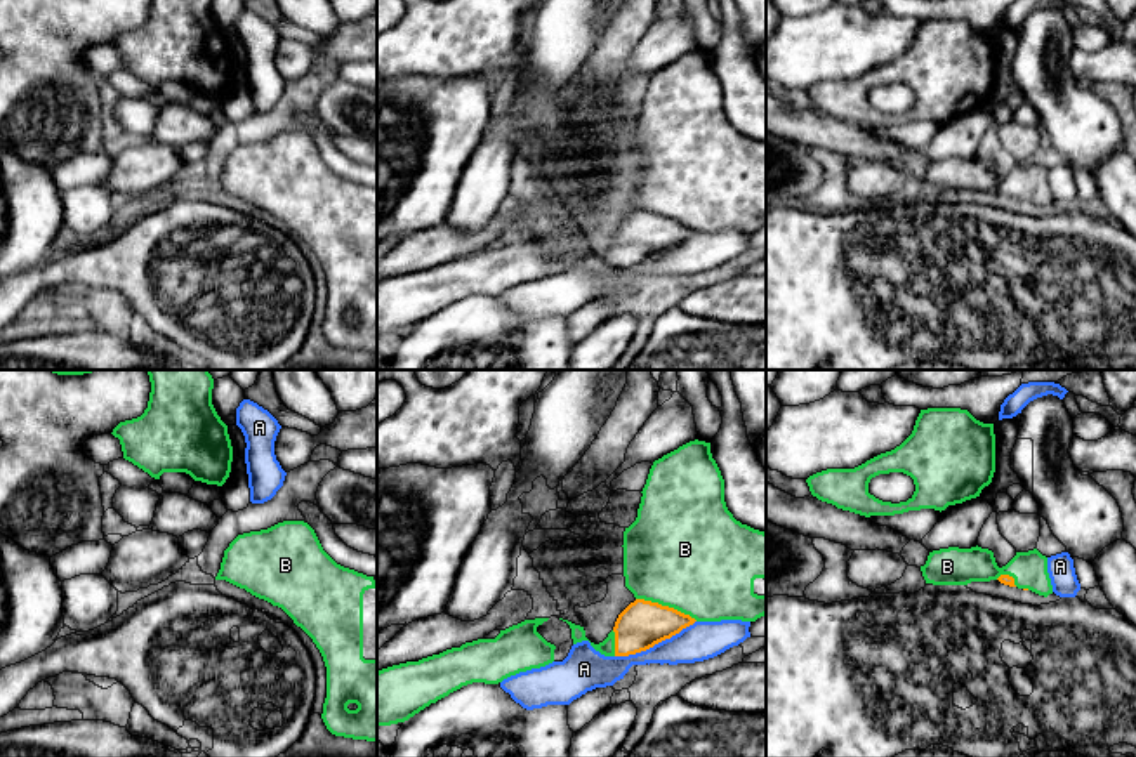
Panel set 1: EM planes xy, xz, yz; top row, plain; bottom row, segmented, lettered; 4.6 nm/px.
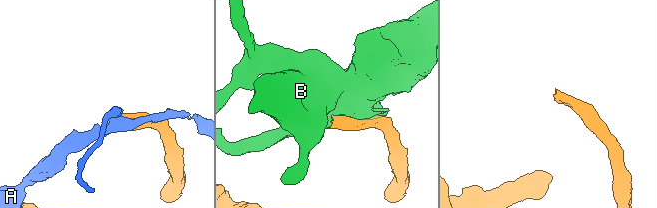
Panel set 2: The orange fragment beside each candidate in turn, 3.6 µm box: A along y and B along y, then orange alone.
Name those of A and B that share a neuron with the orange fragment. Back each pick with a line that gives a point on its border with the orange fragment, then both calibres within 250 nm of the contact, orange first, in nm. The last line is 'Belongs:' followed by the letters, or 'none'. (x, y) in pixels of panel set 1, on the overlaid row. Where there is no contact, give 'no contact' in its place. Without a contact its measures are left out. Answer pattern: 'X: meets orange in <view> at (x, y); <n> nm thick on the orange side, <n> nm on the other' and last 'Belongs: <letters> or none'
B: meets orange in xz at (667, 606); 220 nm thick on the orange side, 500 nm on the other
Belongs: B

